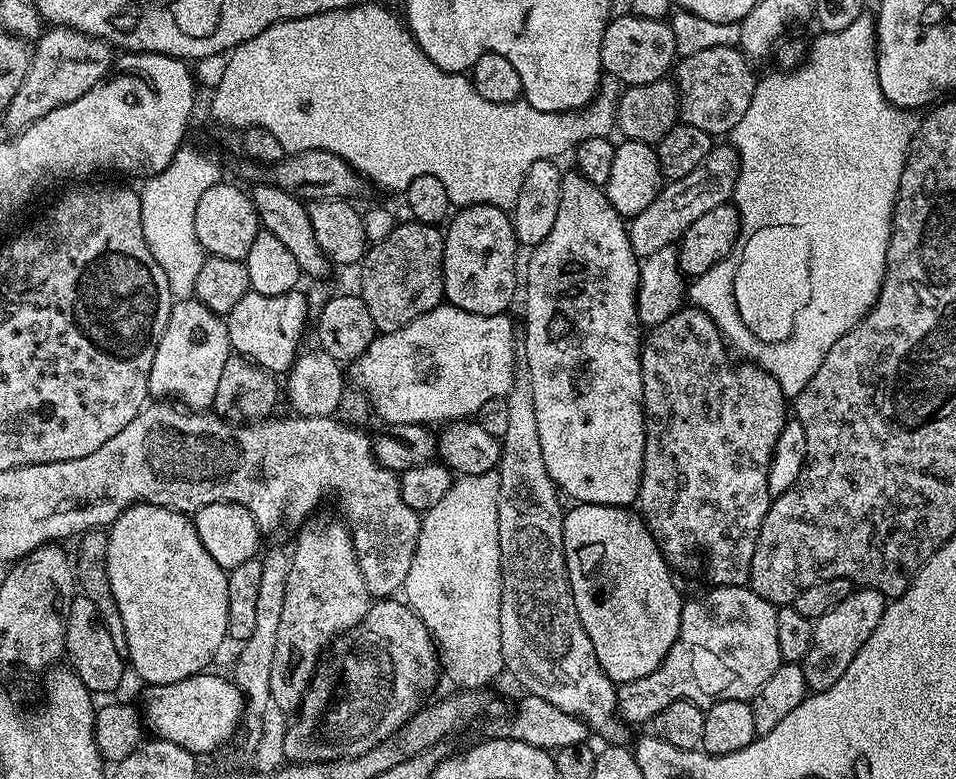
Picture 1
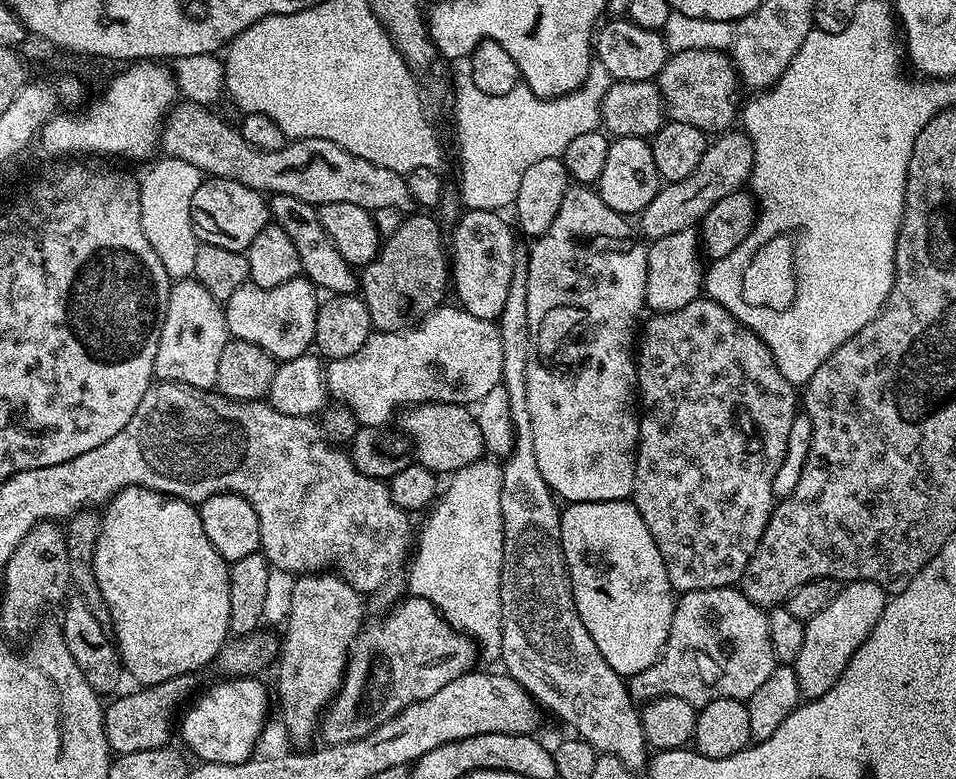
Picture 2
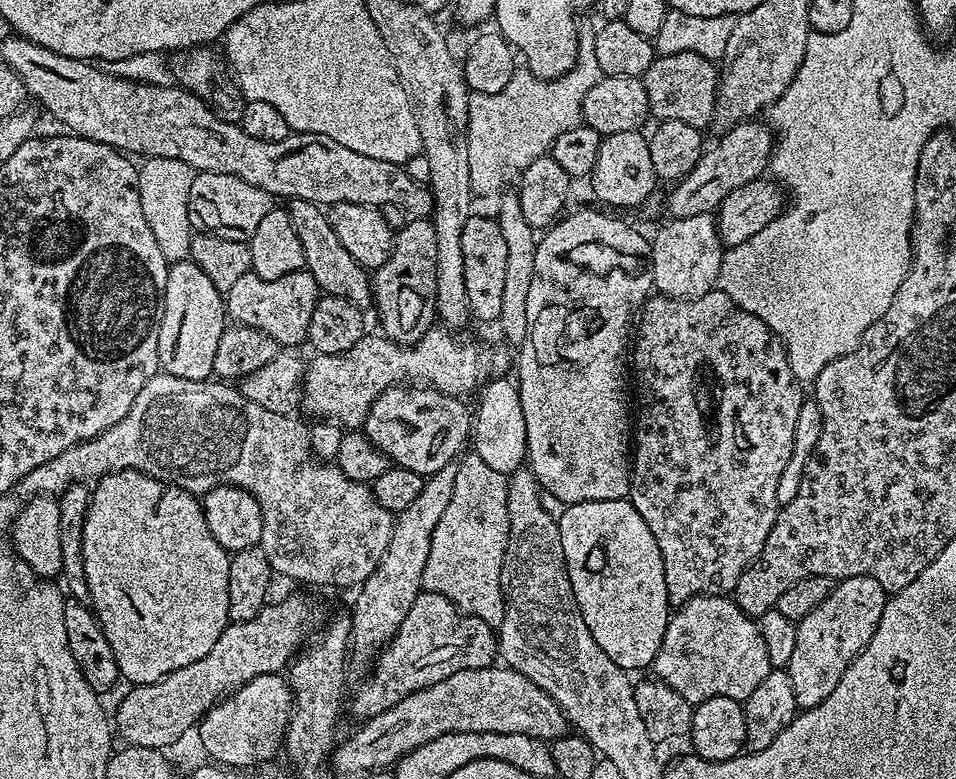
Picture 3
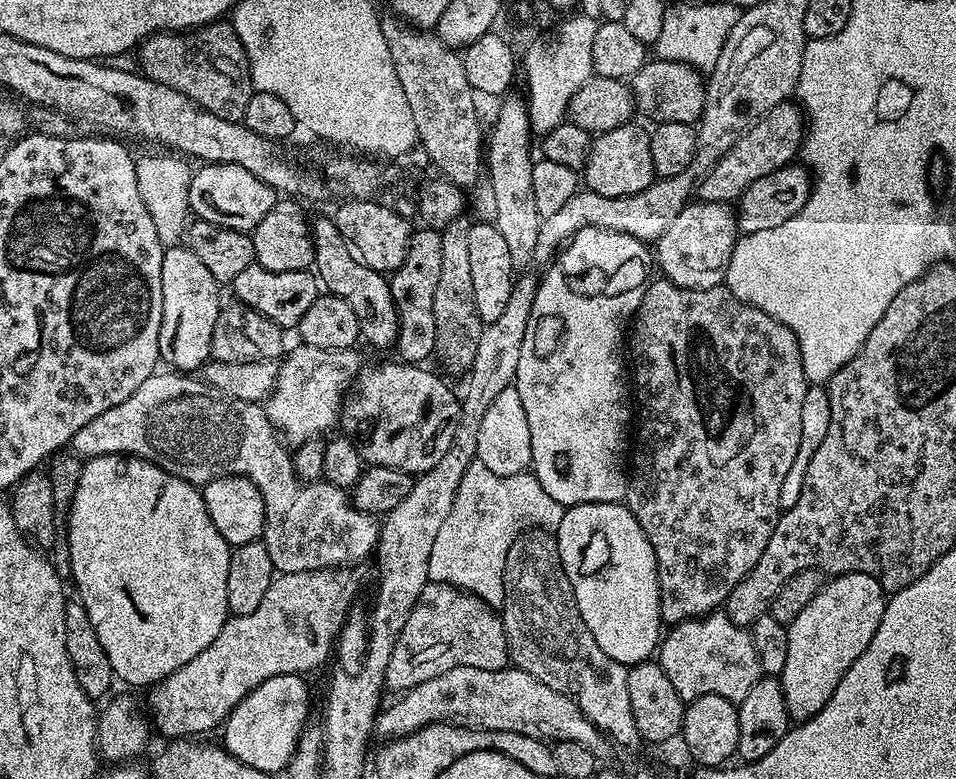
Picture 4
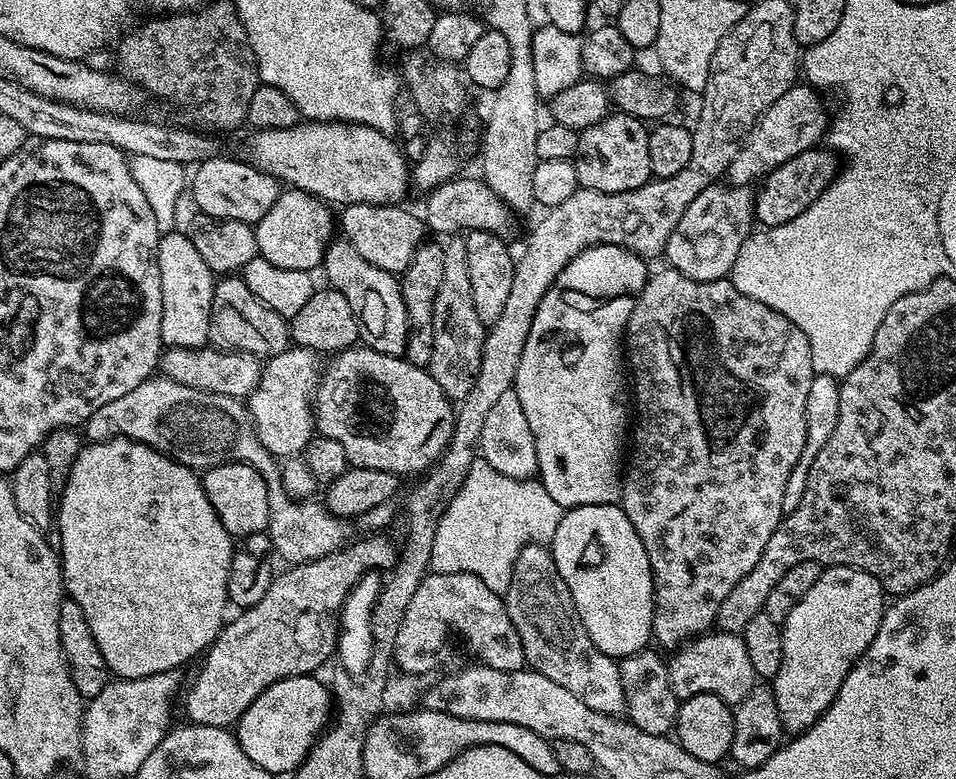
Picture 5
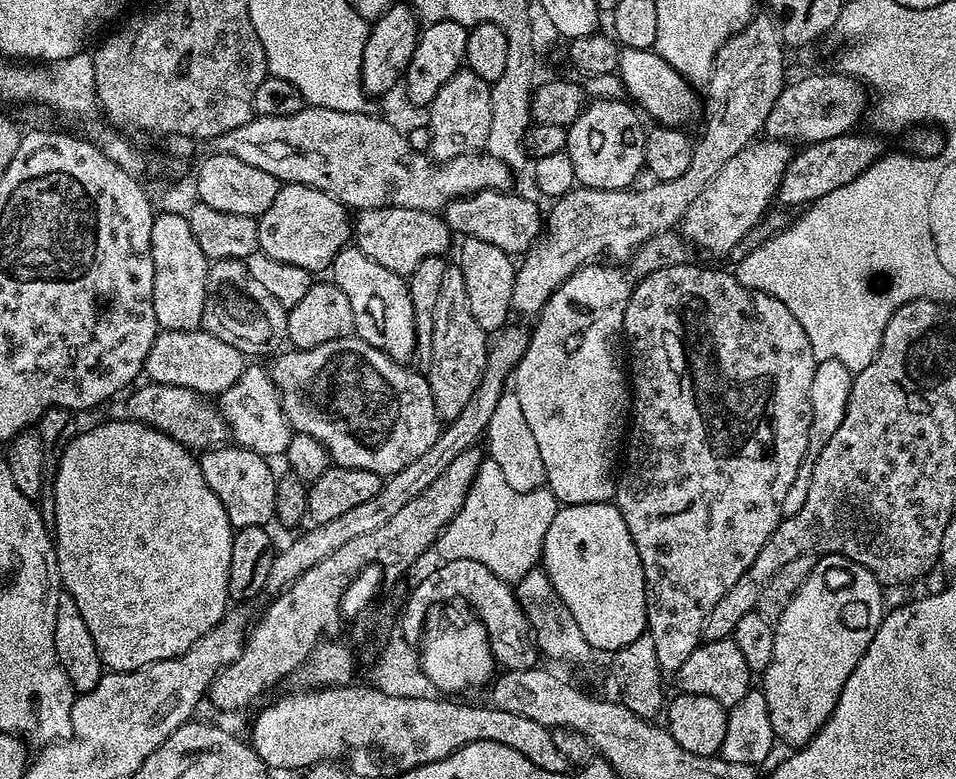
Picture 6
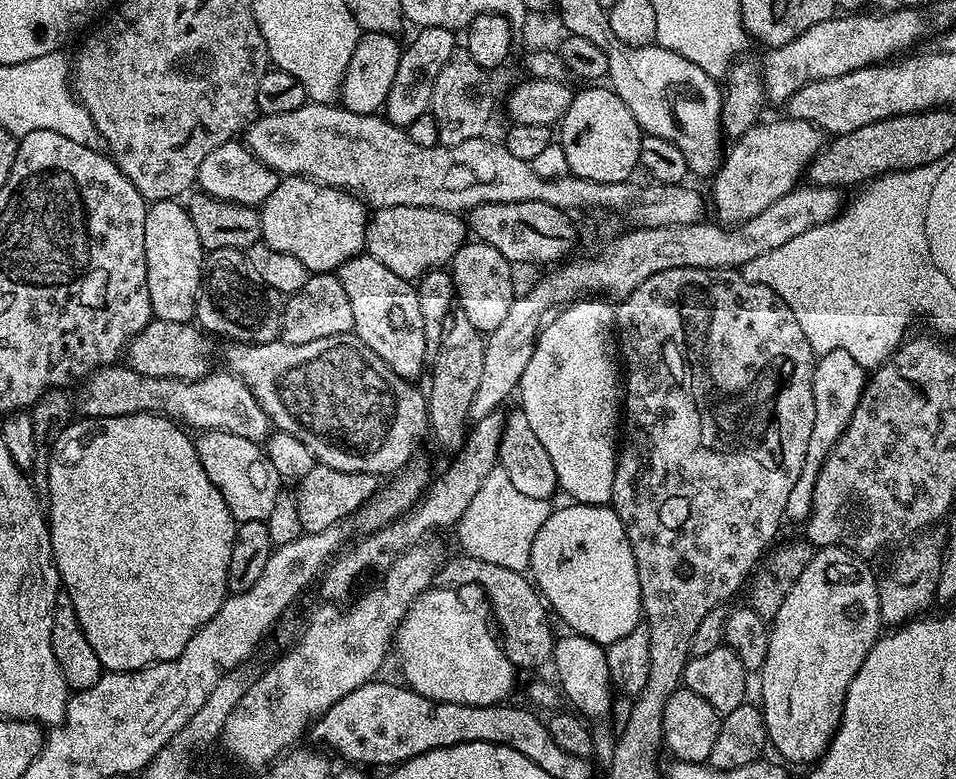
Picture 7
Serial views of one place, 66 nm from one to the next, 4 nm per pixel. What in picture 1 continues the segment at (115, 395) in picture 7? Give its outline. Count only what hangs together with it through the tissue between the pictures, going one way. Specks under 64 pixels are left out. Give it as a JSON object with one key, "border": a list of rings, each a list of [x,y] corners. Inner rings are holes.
{"border":[[[442,302],[434,310],[414,318],[414,322],[393,332],[380,332],[374,337],[364,353],[351,361],[351,383],[370,397],[373,413],[377,417],[380,415],[388,426],[440,426],[445,422],[475,417],[486,402],[505,399],[516,377],[518,328],[512,325],[510,317],[508,314],[470,314],[470,310],[458,310],[458,306]]]}

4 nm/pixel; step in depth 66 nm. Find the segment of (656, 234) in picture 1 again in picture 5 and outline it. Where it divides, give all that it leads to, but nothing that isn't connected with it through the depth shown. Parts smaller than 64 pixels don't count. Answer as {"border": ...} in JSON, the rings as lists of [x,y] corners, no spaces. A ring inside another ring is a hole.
{"border":[[[807,82],[793,84],[774,106],[770,106],[760,115],[760,121],[748,133],[748,139],[741,144],[734,162],[730,162],[726,173],[733,185],[744,186],[757,178],[766,176],[778,166],[782,166],[794,154],[802,154],[802,150],[817,147],[825,139],[830,127],[830,112],[824,109],[824,100],[819,91]]]}

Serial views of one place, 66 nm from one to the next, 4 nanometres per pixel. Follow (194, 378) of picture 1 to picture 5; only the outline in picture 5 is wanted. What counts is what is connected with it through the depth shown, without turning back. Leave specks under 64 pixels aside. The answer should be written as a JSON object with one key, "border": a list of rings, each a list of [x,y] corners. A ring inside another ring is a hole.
{"border":[[[173,230],[163,233],[158,246],[158,274],[162,278],[162,341],[168,348],[203,348],[209,343],[212,327],[210,314],[214,302],[217,277],[202,262],[202,254],[194,250],[191,235]]]}

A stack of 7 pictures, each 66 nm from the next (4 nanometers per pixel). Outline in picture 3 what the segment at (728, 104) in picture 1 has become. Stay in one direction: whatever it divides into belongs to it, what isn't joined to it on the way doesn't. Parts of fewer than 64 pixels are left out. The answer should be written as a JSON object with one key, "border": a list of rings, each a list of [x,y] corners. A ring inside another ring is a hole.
{"border":[[[689,51],[659,55],[653,60],[649,70],[644,72],[642,79],[646,86],[649,115],[653,119],[687,122],[701,130],[706,125],[711,125],[715,117],[719,84],[719,69],[713,61]]]}

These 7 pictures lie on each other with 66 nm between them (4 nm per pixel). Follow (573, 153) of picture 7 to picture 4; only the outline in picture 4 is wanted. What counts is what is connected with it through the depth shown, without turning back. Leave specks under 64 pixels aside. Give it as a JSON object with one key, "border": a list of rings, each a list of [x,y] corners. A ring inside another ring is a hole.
{"border":[[[629,122],[614,130],[599,133],[593,139],[582,169],[582,180],[587,191],[606,198],[622,198],[646,190],[657,179],[654,158],[650,158],[650,132],[646,127]]]}

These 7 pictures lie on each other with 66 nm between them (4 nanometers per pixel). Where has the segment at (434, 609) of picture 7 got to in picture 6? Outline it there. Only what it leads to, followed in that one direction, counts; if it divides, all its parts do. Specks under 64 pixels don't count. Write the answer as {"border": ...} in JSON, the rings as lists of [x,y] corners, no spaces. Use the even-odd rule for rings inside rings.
{"border":[[[444,610],[428,613],[428,623],[424,626],[424,635],[418,651],[422,670],[440,694],[468,692],[471,688],[482,687],[484,683],[485,687],[498,668],[483,624],[475,618],[469,618],[465,624],[459,624],[458,621],[451,620]]]}

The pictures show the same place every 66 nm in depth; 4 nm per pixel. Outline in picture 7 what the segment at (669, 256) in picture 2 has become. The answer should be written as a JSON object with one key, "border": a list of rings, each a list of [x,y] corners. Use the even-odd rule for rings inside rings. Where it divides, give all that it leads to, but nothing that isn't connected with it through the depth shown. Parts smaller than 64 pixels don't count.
{"border":[[[783,118],[784,120],[772,120],[769,124],[764,124],[765,122],[757,122],[754,127],[750,130],[746,130],[746,134],[735,137],[732,149],[725,151],[723,153],[722,159],[720,161],[720,167],[716,169],[714,175],[711,177],[710,183],[712,183],[712,200],[710,196],[710,204],[716,207],[715,219],[719,221],[721,225],[724,226],[735,226],[746,222],[750,218],[754,218],[754,214],[762,214],[762,210],[766,210],[766,206],[772,205],[774,202],[778,202],[778,198],[782,198],[782,194],[791,192],[793,188],[797,187],[801,183],[802,177],[807,173],[808,168],[812,164],[814,157],[819,154],[820,149],[824,147],[826,143],[825,133],[821,132],[820,129],[814,127],[810,122],[805,120],[794,120],[791,118]]]}

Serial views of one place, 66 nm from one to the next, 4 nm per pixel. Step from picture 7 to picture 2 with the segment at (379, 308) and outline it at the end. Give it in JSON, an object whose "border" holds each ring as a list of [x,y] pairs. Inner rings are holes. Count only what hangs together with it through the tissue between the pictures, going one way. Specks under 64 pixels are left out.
{"border":[[[275,194],[268,200],[268,210],[275,224],[282,230],[286,230],[290,242],[294,242],[294,250],[298,250],[301,273],[307,279],[323,291],[325,288],[325,293],[328,294],[352,294],[357,291],[357,273],[353,265],[348,264],[346,258],[342,258],[342,254],[338,254],[338,246],[330,242],[320,221],[317,205],[302,202],[302,198],[294,198],[290,194]]]}

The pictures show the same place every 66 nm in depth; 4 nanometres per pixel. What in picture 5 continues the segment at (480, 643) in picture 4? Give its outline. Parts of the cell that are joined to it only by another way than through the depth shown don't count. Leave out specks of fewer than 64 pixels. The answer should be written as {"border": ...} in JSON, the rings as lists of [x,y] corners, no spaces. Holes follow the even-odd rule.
{"border":[[[429,571],[410,599],[406,607],[405,617],[402,618],[401,628],[398,630],[395,645],[394,664],[401,673],[423,677],[426,672],[432,672],[440,655],[444,652],[444,639],[448,636],[448,628],[453,628],[462,639],[468,643],[468,648],[477,656],[479,663],[485,668],[519,672],[525,667],[522,642],[518,638],[518,630],[514,630],[514,622],[510,620],[508,607],[504,604],[504,596],[490,590],[482,578],[465,572],[444,574]]]}

